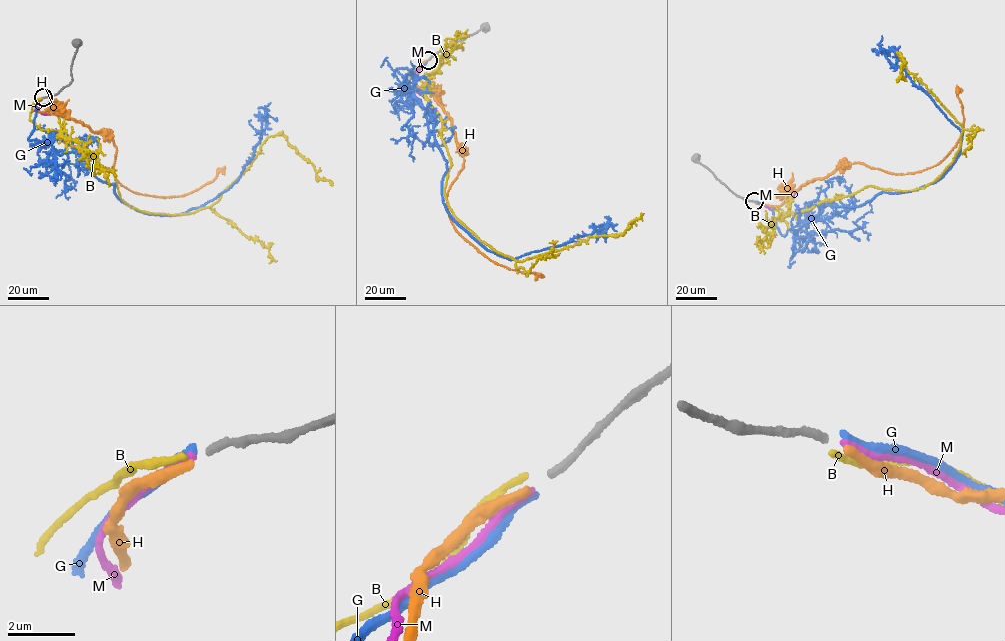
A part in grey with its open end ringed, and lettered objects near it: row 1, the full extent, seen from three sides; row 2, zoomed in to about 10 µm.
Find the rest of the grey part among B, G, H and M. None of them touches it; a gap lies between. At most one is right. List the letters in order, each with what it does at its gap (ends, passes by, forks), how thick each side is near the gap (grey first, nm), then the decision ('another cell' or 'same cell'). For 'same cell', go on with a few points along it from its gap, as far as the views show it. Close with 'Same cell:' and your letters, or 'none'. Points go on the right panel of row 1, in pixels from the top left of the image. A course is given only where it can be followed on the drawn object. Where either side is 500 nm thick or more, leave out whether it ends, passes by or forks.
B: it ends there; 220 nm thick on the grey side, 180 nm on the other; another cell
G: it ends there; 220 nm thick on the grey side, 220 nm on the other; another cell
H: it ends there; 220 nm thick on the grey side, 280 nm on the other; another cell
M: it ends there; 220 nm thick on the grey side, 200 nm on the other; another cell
Same cell: none

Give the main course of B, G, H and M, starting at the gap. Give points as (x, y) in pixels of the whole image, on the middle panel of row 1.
B: (427, 60), (404, 79), (426, 84), (451, 161), (447, 204), (483, 241), (521, 261), (622, 235), (643, 213)
G: (427, 61), (396, 69), (435, 118), (446, 161), (442, 197), (454, 221), (508, 258), (604, 225), (596, 242)
H: (427, 61), (415, 83), (447, 114), (463, 157), (463, 168), (447, 196), (454, 227), (491, 260), (544, 277)
M: (427, 61), (418, 67), (412, 83), (427, 100)

